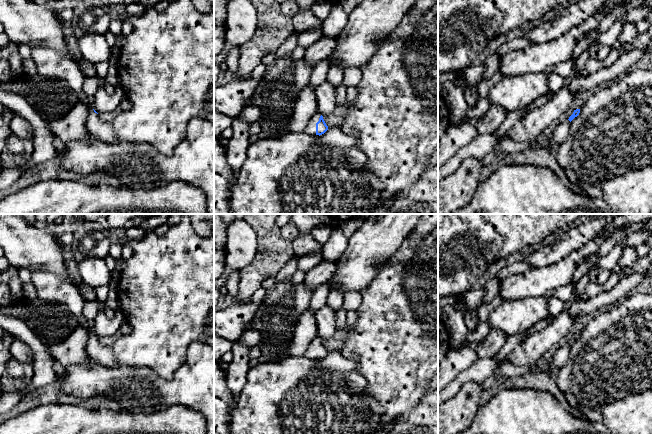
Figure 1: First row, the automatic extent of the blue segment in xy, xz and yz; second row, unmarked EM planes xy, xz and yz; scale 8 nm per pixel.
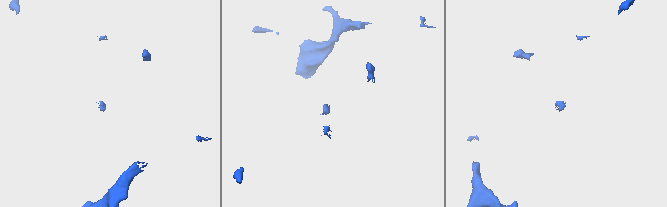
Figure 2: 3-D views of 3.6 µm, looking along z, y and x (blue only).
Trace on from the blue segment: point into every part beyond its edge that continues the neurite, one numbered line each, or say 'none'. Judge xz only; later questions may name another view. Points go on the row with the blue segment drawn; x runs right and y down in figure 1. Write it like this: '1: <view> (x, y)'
1: xz (310, 129)

